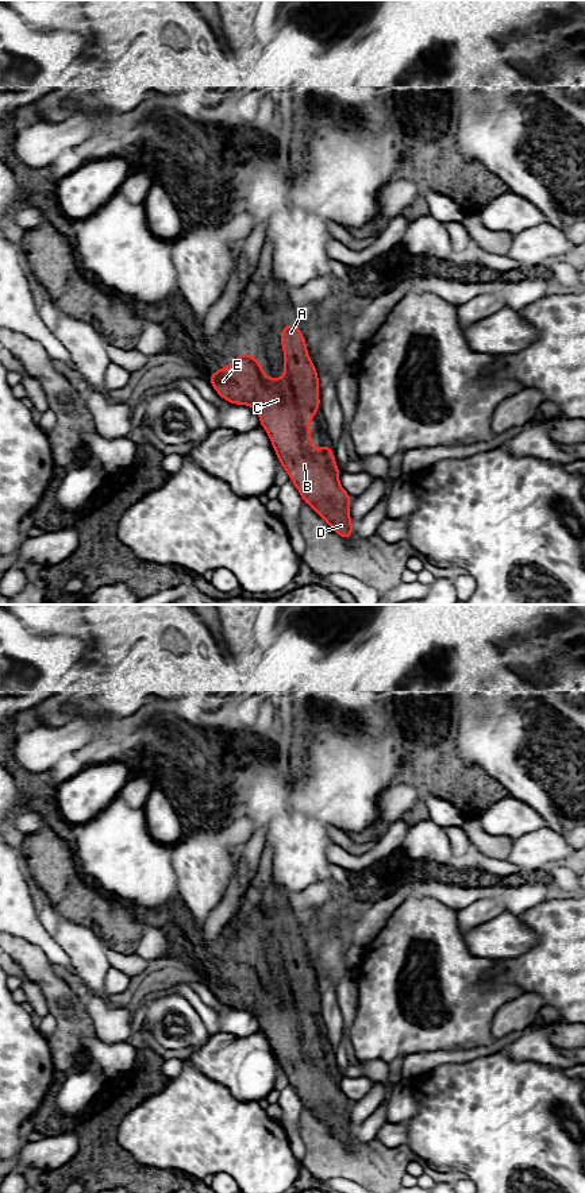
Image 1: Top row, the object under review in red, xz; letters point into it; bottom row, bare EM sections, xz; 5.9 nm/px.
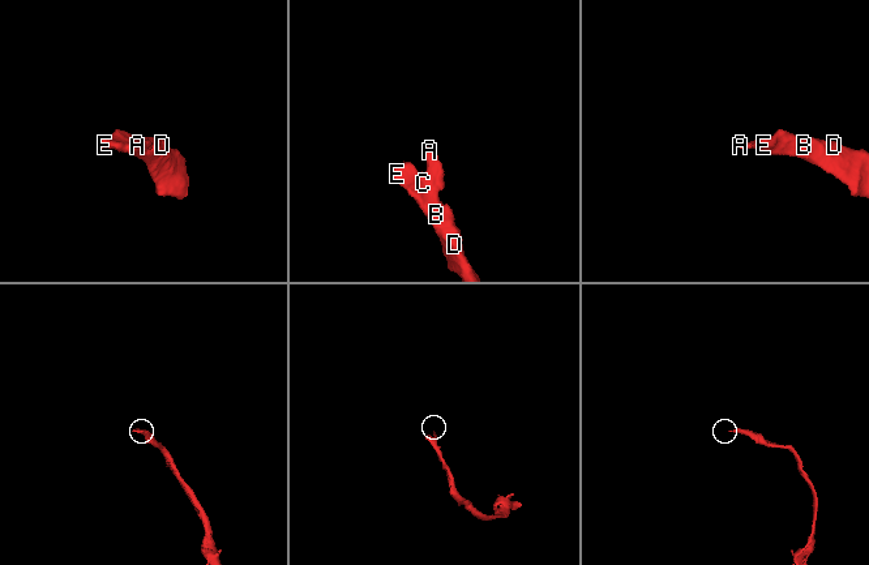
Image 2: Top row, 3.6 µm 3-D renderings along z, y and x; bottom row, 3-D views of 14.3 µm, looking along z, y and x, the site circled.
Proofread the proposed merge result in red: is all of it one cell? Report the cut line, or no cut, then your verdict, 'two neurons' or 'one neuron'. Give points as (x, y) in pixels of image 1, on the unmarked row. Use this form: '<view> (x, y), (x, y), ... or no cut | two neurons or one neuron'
no cut | one neuron

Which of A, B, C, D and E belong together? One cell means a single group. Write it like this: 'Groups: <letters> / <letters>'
Groups: A B C D E

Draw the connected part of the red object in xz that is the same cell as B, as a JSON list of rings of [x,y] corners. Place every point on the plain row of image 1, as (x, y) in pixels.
[[[286,928],[280,942],[285,964],[284,981],[269,984],[253,958],[240,957],[230,970],[216,973],[216,977],[207,982],[224,1005],[234,1009],[249,1009],[258,1018],[259,1030],[268,1036],[281,1072],[288,1077],[304,1108],[309,1109],[347,1146],[354,1138],[350,1121],[351,1100],[339,1088],[340,1074],[332,1053],[323,1049],[317,1057],[311,1043],[311,1023],[320,1012],[317,974],[308,960],[305,942],[297,930]]]

